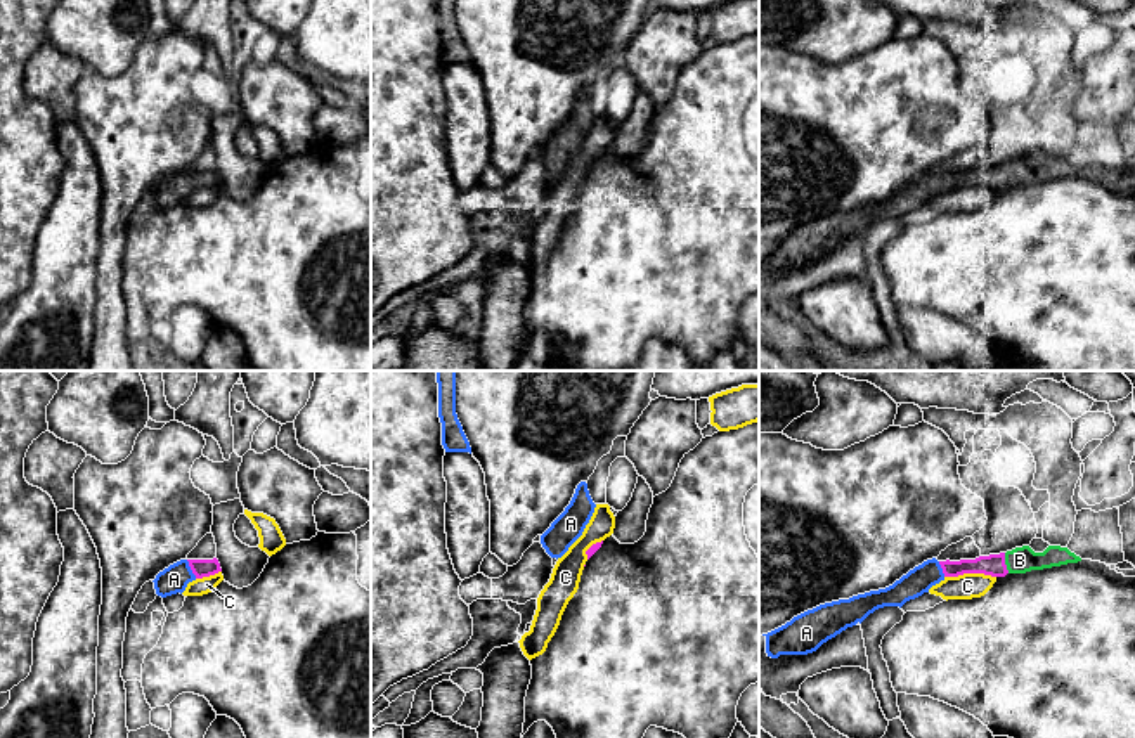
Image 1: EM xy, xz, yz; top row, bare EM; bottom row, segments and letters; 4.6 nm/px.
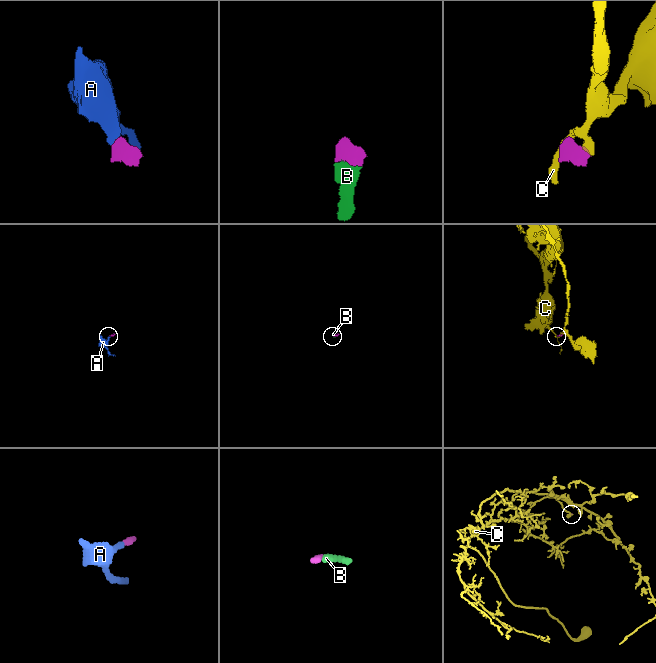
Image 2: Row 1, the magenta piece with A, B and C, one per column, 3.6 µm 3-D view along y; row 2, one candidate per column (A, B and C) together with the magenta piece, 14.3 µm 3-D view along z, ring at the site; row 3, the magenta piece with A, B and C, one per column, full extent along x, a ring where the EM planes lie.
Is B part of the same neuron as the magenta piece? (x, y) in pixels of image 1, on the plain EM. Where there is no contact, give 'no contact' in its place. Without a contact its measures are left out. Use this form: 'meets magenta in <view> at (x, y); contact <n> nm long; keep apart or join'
meets magenta in yz at (1004, 175); contact 100 nm long; join

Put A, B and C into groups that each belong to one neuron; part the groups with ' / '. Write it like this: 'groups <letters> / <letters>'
groups A B / C

